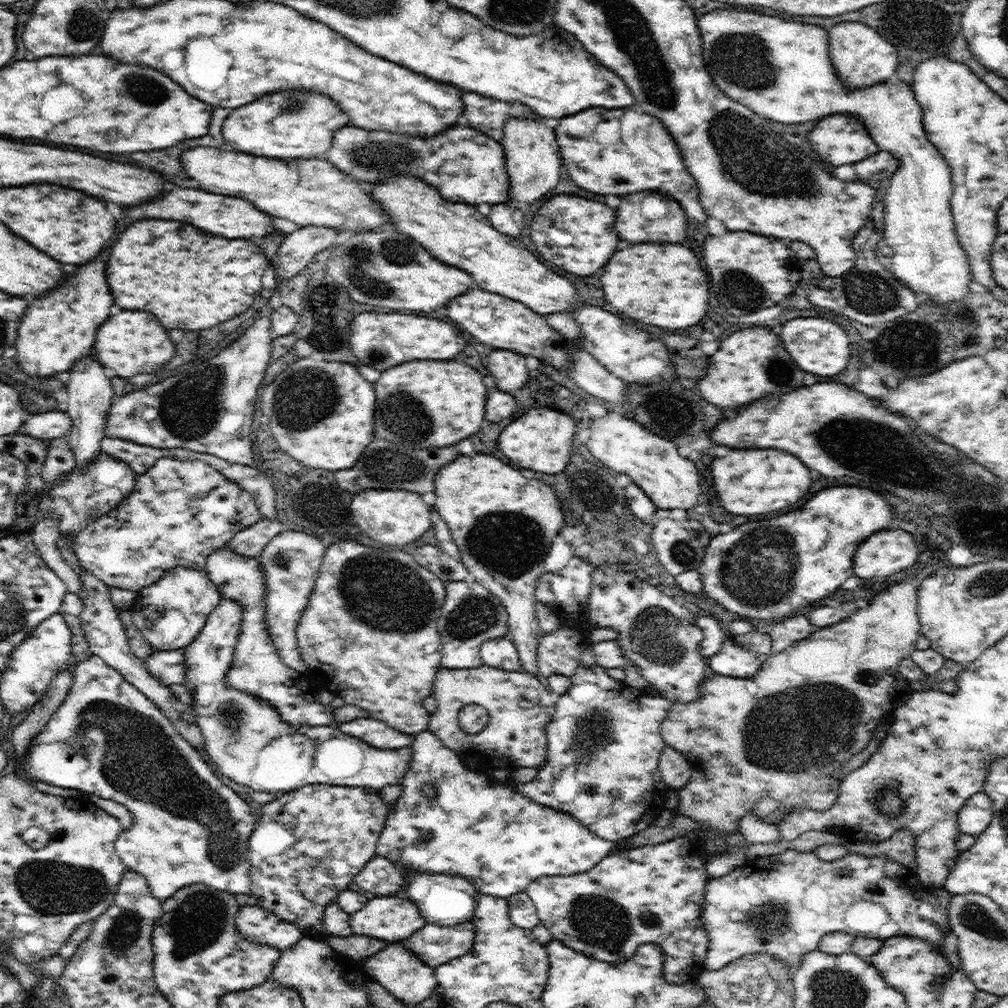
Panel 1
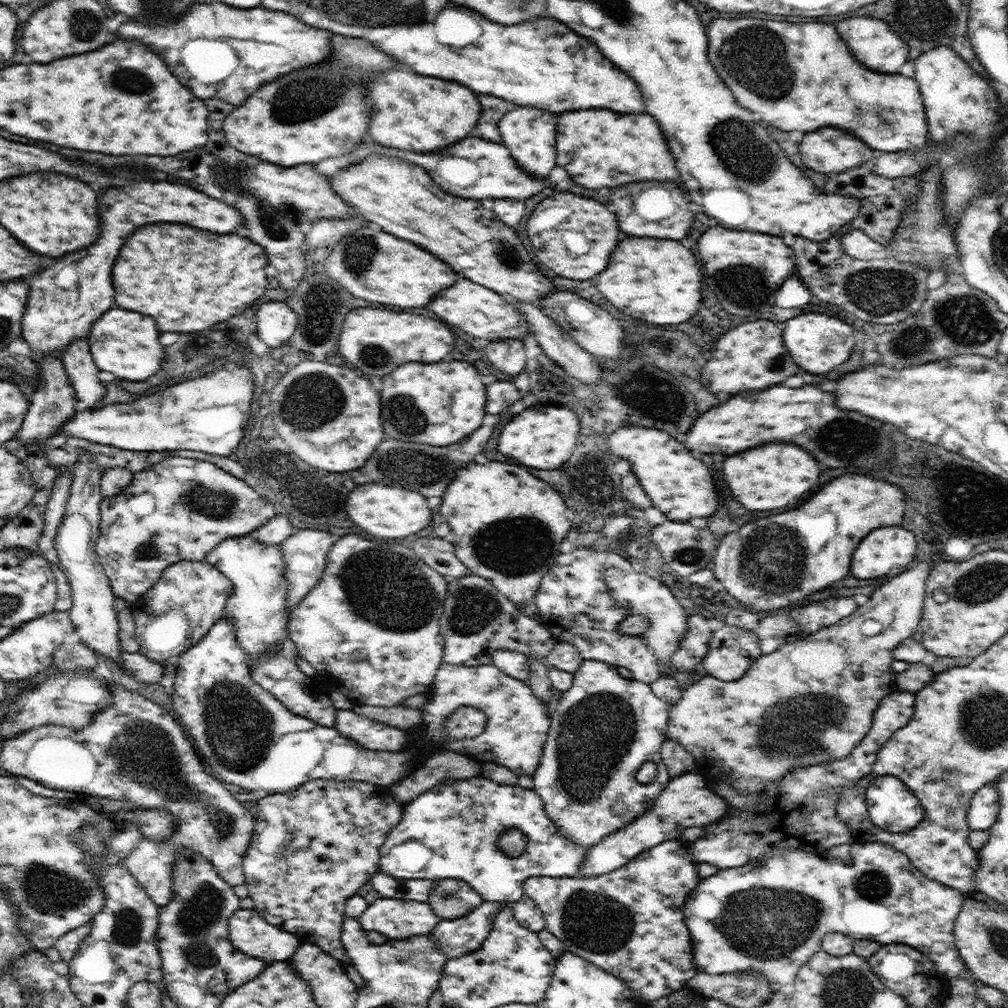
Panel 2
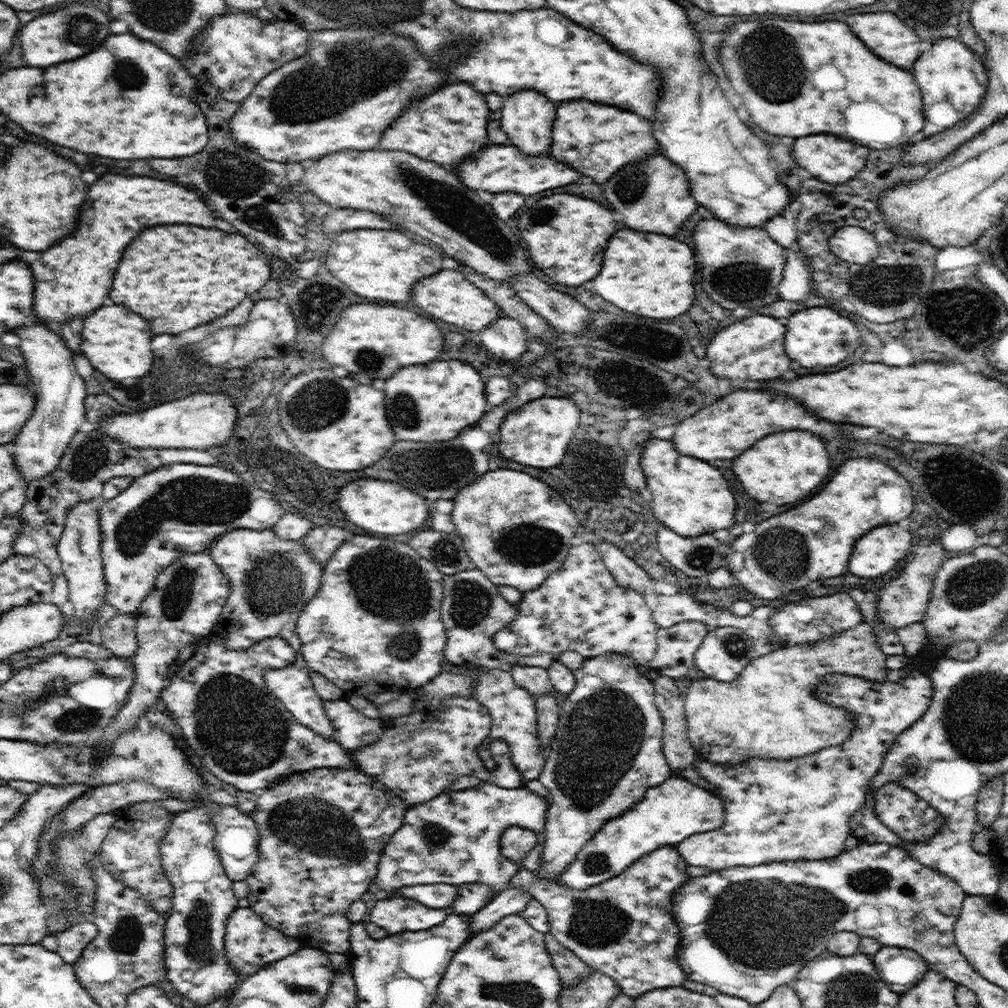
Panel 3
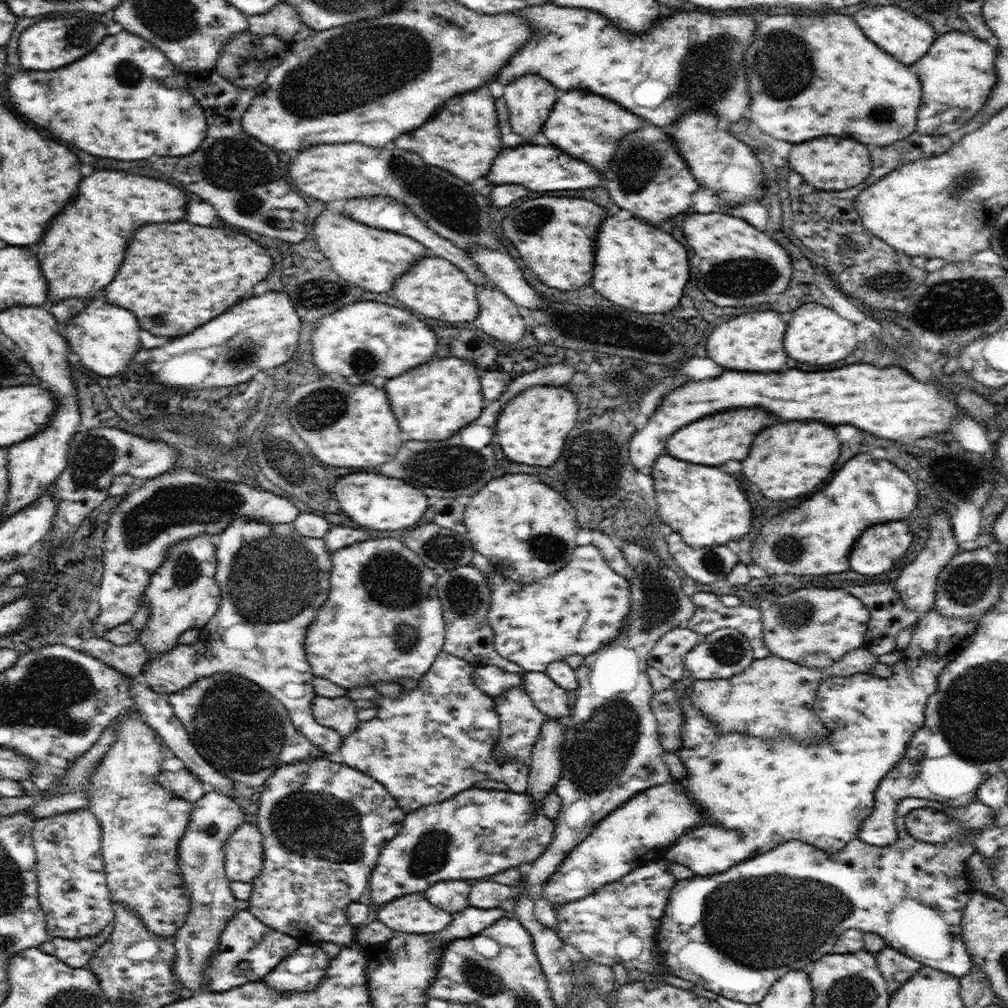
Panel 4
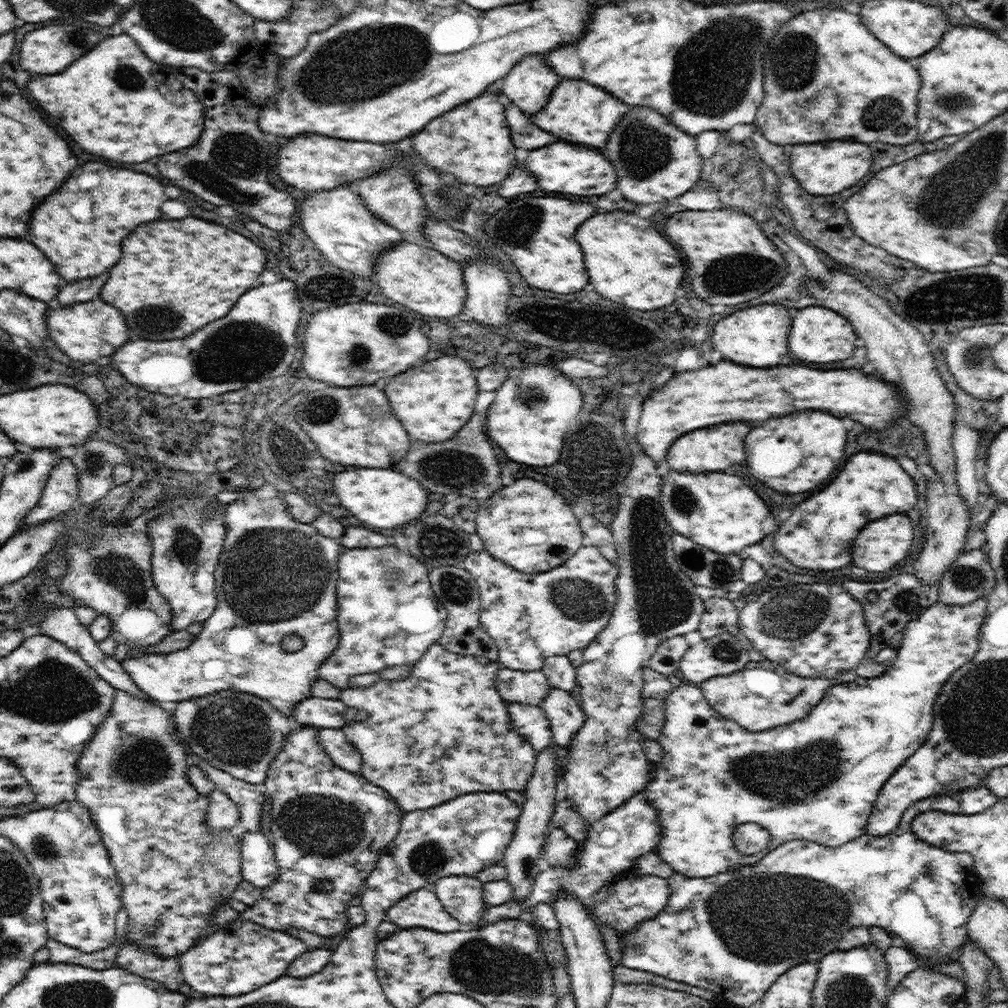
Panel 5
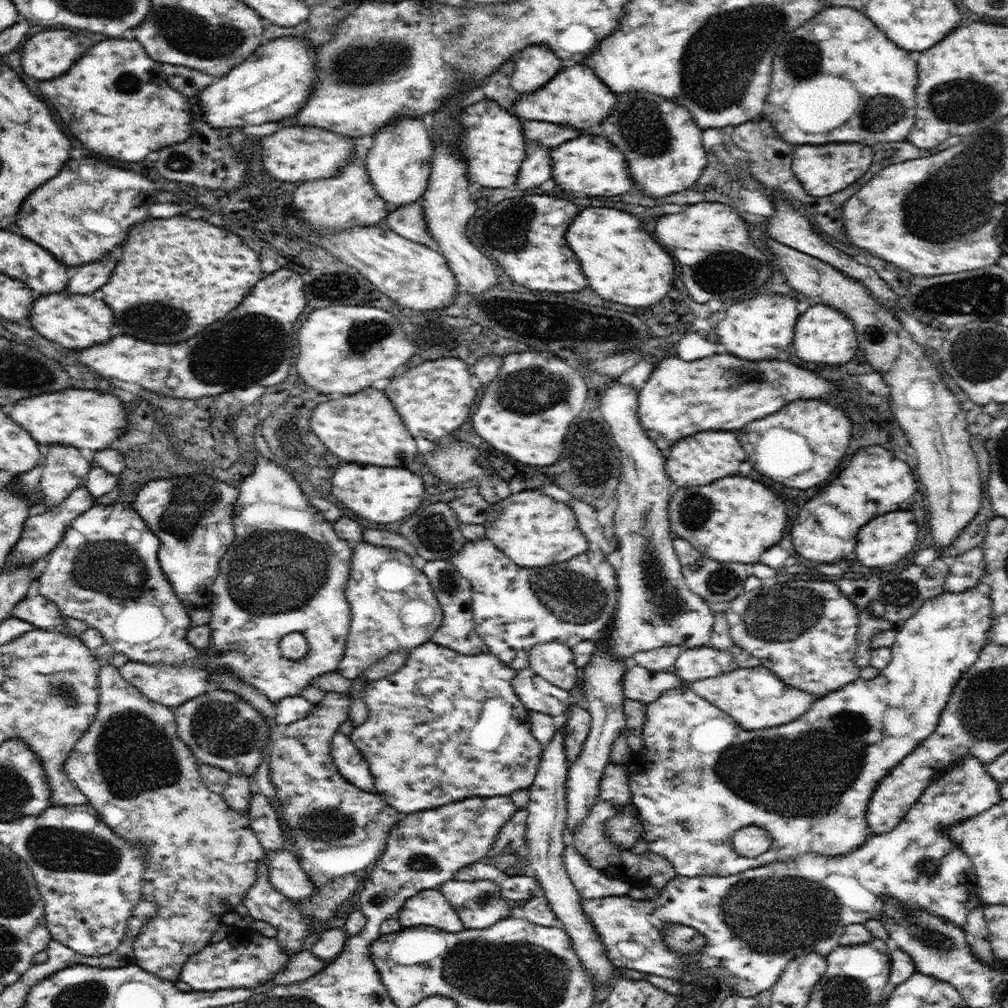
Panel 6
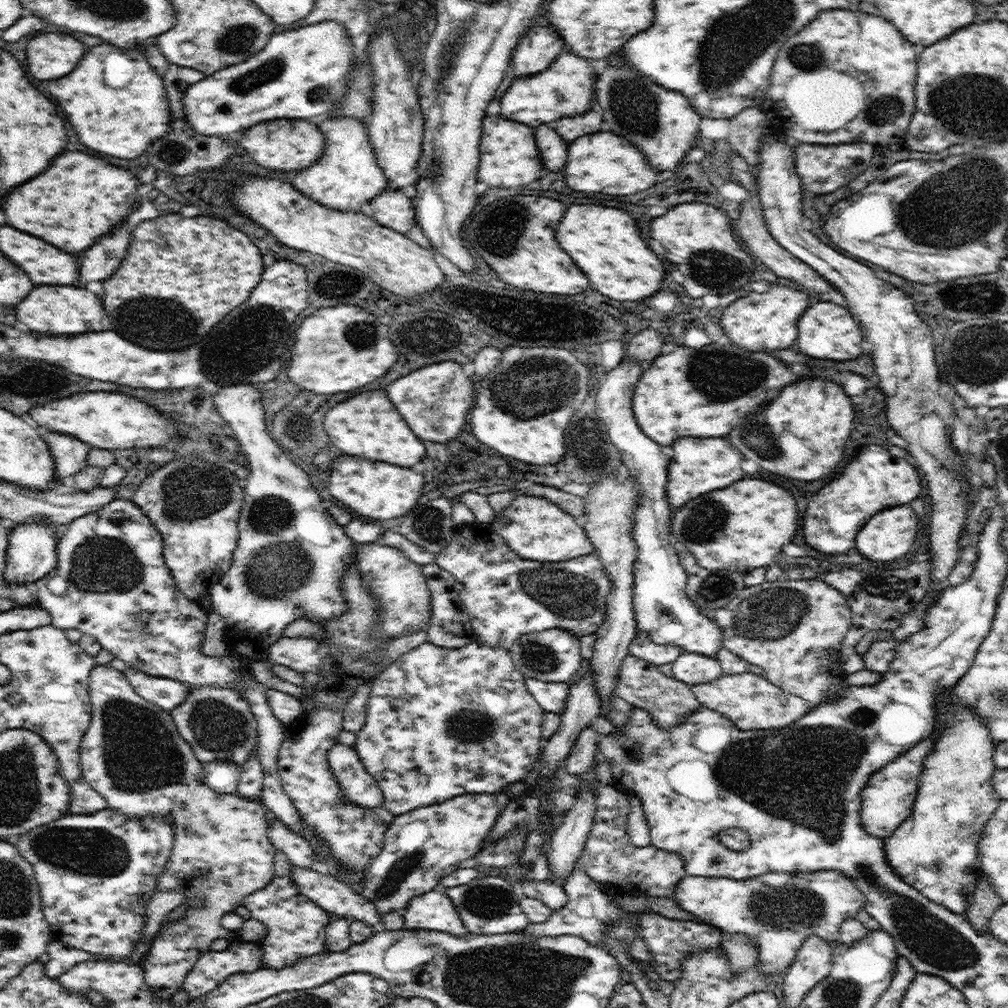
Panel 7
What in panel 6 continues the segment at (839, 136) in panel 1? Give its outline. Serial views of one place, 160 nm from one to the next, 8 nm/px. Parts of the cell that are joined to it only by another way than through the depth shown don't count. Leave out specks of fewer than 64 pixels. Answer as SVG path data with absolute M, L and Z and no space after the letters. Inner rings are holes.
M804 144L794 149L792 170L800 184L809 196L828 196L834 194L850 184L854 184L872 164L873 150L870 150L866 144L822 144L822 146L812 146L812 144Z

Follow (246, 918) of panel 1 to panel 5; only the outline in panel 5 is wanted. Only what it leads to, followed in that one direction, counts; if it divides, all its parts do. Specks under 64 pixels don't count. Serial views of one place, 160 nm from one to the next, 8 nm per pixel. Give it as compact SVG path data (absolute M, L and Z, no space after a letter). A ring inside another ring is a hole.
M236 919L224 929L200 939L178 956L184 980L199 996L239 996L274 982L287 974L288 965L309 950L306 944L286 931L260 926L249 920Z

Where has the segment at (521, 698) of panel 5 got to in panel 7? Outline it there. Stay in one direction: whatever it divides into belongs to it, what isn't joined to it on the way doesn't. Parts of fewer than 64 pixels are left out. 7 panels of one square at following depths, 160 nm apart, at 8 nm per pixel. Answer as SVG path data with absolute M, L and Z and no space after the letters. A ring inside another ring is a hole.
M525 677L525 683L545 712L560 715L566 708L570 687L568 683L544 682L532 677Z

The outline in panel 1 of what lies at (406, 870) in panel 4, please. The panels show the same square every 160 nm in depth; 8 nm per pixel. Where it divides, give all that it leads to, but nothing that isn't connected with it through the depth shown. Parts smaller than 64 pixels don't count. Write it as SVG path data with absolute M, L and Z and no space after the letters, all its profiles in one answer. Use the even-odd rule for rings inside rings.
M428 729L424 732L414 735L413 743L411 744L413 750L412 762L410 768L407 770L407 774L403 778L400 785L403 786L402 795L396 800L394 804L389 808L389 815L387 816L385 827L381 832L380 838L377 842L376 852L380 856L390 860L392 864L399 864L403 866L403 870L407 872L441 872L442 874L457 874L470 880L470 882L476 887L476 890L481 894L490 894L498 898L507 899L509 896L525 892L528 885L536 879L540 879L541 876L570 876L576 873L587 872L591 868L594 868L605 856L613 850L615 842L598 838L589 828L586 828L584 824L580 824L579 820L576 820L571 814L567 812L560 812L555 808L548 806L542 806L530 798L526 798L522 792L516 790L516 786L512 786L509 782L501 782L496 778L491 777L488 774L482 773L474 768L468 768L465 765L464 760L459 756L457 752L446 748L444 743ZM426 785L432 786L436 789L436 796L434 798L426 798L424 796L424 790Z

